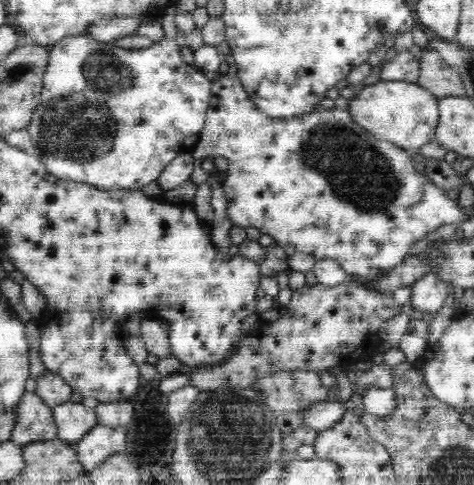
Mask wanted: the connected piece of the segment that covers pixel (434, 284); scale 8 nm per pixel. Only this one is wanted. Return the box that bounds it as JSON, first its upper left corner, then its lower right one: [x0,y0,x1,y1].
[410,274,451,314]

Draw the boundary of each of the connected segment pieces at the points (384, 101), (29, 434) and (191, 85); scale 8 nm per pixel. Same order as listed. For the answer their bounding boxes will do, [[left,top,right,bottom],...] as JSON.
[[347,80,439,151],[12,392,58,446],[27,35,212,191]]

